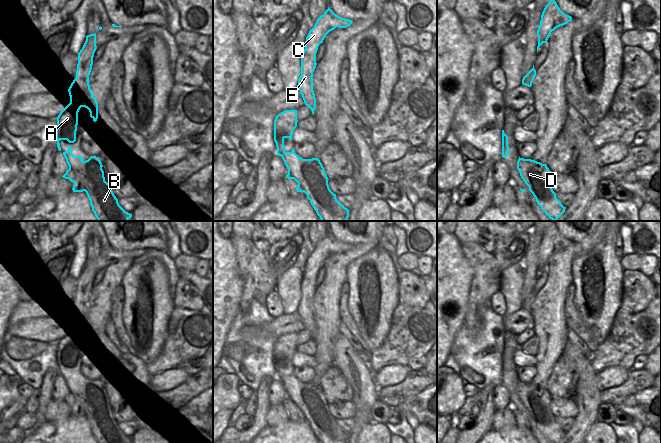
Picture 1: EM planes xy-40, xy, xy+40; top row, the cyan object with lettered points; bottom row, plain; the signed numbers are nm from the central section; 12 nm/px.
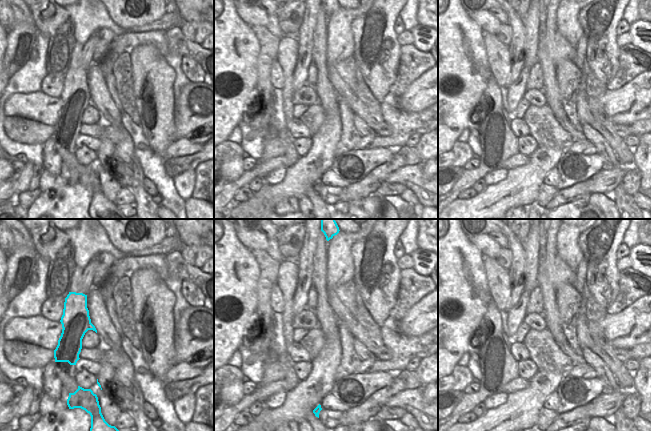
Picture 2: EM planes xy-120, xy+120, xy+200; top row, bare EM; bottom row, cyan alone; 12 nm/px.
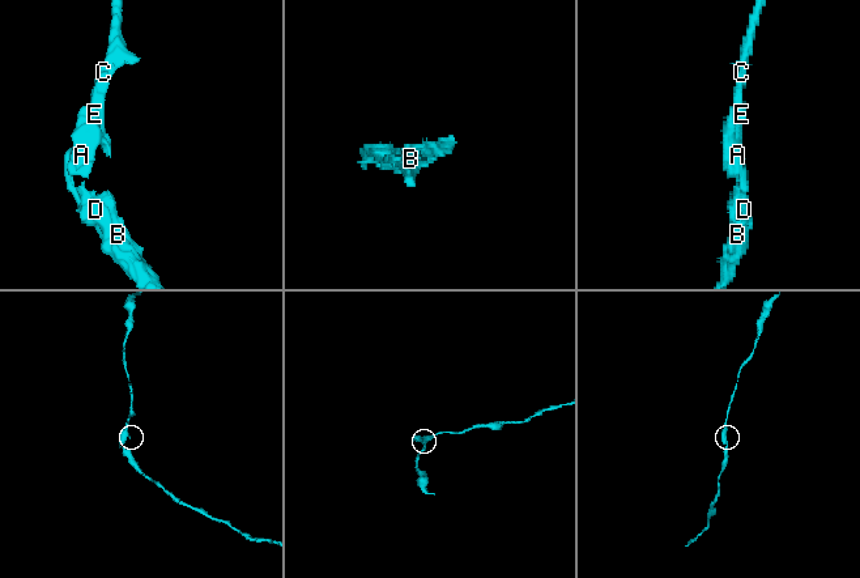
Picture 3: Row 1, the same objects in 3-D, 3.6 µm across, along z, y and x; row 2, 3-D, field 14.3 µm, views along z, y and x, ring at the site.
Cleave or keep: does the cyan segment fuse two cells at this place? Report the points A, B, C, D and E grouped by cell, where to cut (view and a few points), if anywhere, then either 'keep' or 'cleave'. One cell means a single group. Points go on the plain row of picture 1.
A C E / B D; cut in xy along (285, 376), (282, 382); cleave

